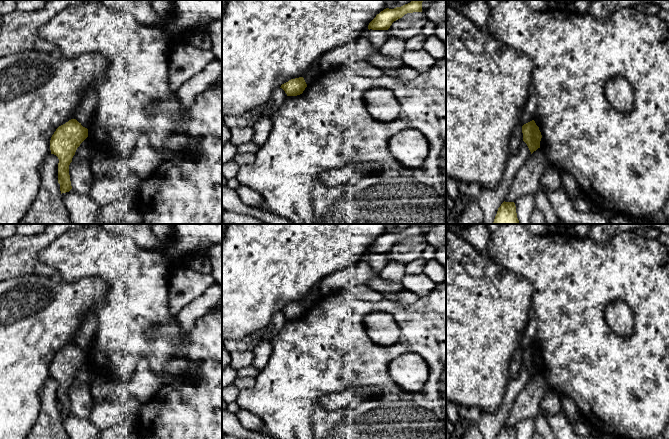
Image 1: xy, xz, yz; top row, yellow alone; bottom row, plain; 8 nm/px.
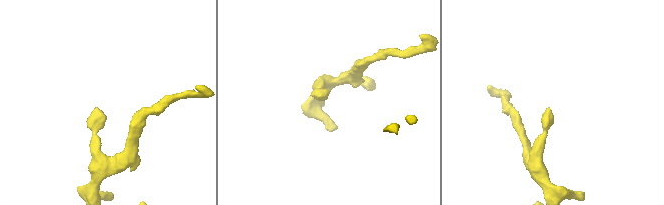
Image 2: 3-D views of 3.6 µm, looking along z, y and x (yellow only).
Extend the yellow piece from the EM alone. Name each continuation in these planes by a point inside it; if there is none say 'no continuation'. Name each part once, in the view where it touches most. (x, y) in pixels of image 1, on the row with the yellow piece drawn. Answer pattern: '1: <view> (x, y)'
no continuation

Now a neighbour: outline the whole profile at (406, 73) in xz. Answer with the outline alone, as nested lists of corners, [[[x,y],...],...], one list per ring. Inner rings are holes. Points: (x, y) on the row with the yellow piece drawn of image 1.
[[[403,65],[397,72],[397,77],[405,81],[413,80],[419,76],[419,73],[407,65]]]

